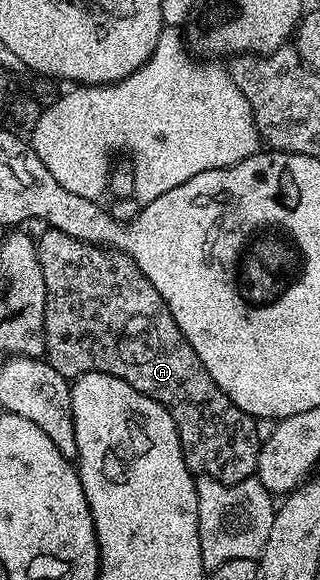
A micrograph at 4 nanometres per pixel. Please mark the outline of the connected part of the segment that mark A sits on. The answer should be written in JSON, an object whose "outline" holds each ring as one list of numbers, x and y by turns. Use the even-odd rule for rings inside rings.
{"outline":[[44,229,44,232,38,235,36,252,42,265,42,277,46,281,46,313,44,314,46,345,44,346,44,355,50,366,58,369,58,373,62,373,62,377,69,381,77,379,79,375,85,375,86,373,110,373,114,377,126,381,126,385,134,385,134,389,138,389,138,393,146,393,146,397,158,401,158,405,162,405,168,410,174,425,178,429,182,457,192,471,193,476,205,475,206,477,214,477,223,483,237,483,243,479,253,478,256,474,258,453,261,445,255,428,255,418,248,415,246,411,238,409,234,405,234,401,230,401,230,397,226,397,224,388,216,384,214,377,210,377,210,373,206,373,206,365,202,365,198,353,194,353,190,341,186,341,182,329,178,329,178,321,174,321,166,301,162,301,162,293,158,293,158,289,154,289,154,285,150,285,146,273,142,273,142,269,138,269,136,262,125,251,97,247,95,243,80,241,72,237,70,233,64,233,55,229]]}

